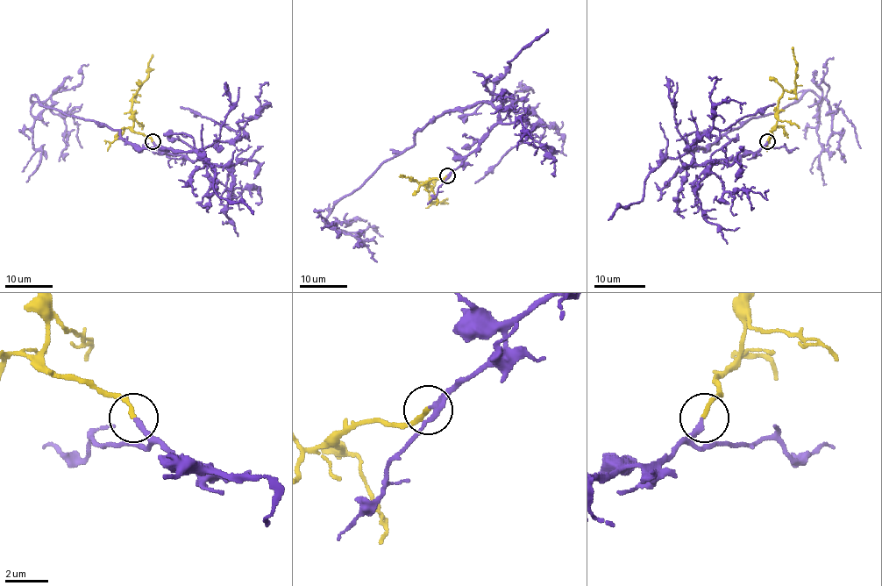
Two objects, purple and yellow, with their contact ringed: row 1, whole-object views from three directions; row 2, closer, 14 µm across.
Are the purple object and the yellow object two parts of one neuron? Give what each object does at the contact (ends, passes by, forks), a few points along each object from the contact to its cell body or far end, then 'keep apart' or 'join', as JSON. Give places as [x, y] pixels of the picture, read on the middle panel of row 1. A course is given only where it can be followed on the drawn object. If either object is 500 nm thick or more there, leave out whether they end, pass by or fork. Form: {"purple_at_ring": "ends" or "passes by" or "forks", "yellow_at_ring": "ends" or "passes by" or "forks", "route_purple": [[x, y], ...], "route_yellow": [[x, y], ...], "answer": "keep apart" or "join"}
{"purple_at_ring": "ends", "yellow_at_ring": "ends", "route_purple": [[447, 175], [497, 123], [490, 103], [433, 117], [340, 199], [325, 219], [336, 225], [322, 230]], "route_yellow": [[447, 175], [444, 179], [433, 178], [426, 186], [431, 202], [443, 203], [447, 199]], "answer": "join"}

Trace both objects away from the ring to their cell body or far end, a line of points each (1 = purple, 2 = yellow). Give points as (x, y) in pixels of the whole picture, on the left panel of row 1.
1: (152, 142), (204, 162), (195, 152), (135, 149), (118, 130), (34, 95), (41, 159), (27, 181)
2: (152, 142), (132, 129), (133, 111), (131, 109), (131, 98), (148, 75), (148, 62), (152, 54)

